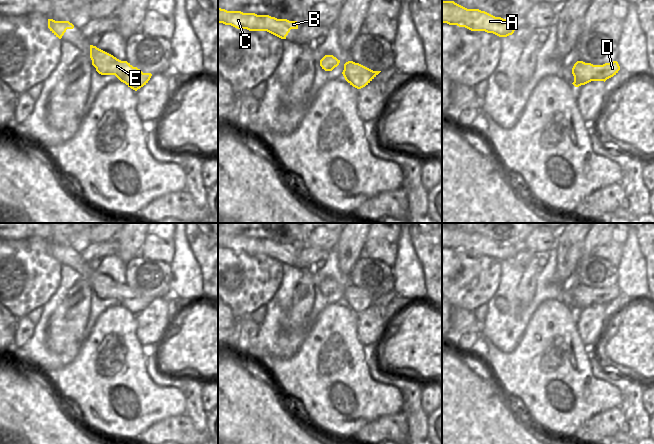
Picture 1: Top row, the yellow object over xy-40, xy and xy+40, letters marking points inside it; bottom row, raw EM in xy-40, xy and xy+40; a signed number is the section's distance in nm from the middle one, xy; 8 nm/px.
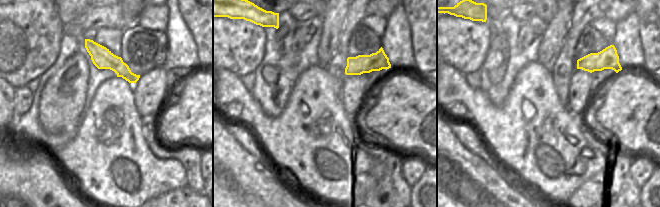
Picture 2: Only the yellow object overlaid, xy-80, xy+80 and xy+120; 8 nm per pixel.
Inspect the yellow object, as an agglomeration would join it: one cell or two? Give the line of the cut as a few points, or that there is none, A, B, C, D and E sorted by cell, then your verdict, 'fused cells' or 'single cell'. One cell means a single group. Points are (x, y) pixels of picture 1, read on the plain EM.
no cut; A B C D E; single cell

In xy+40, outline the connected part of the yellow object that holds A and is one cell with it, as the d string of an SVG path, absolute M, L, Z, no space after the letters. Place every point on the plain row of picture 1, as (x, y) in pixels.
M442 225L442 247L471 255L485 255L499 261L512 259L518 250L516 245L495 241L479 233L467 233L454 225Z

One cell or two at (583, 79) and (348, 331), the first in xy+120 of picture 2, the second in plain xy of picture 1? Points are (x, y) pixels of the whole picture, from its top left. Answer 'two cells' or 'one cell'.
two cells

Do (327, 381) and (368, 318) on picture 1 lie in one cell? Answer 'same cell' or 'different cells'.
different cells

